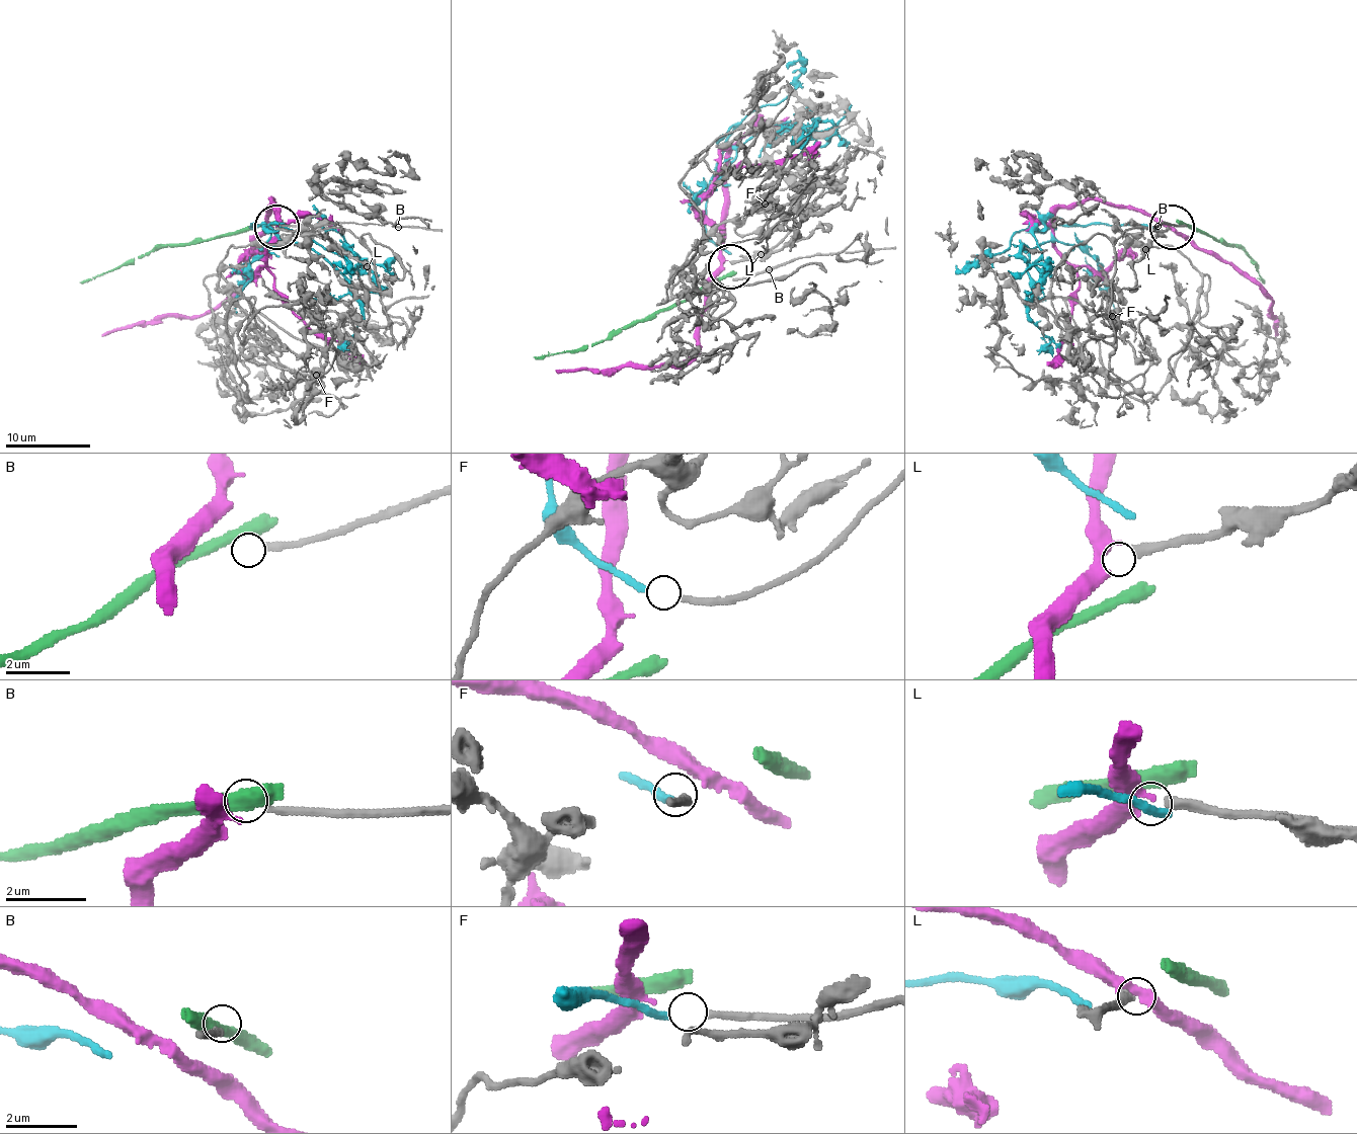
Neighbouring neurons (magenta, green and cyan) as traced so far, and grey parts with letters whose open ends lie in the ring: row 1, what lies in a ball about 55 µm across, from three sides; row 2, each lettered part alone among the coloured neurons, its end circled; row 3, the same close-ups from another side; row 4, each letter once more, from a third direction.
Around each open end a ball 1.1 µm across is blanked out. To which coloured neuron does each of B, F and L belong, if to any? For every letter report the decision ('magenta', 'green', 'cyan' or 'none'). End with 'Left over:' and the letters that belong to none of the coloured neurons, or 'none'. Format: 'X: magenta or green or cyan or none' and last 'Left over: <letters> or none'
B: none
F: cyan
L: magenta
Left over: B

